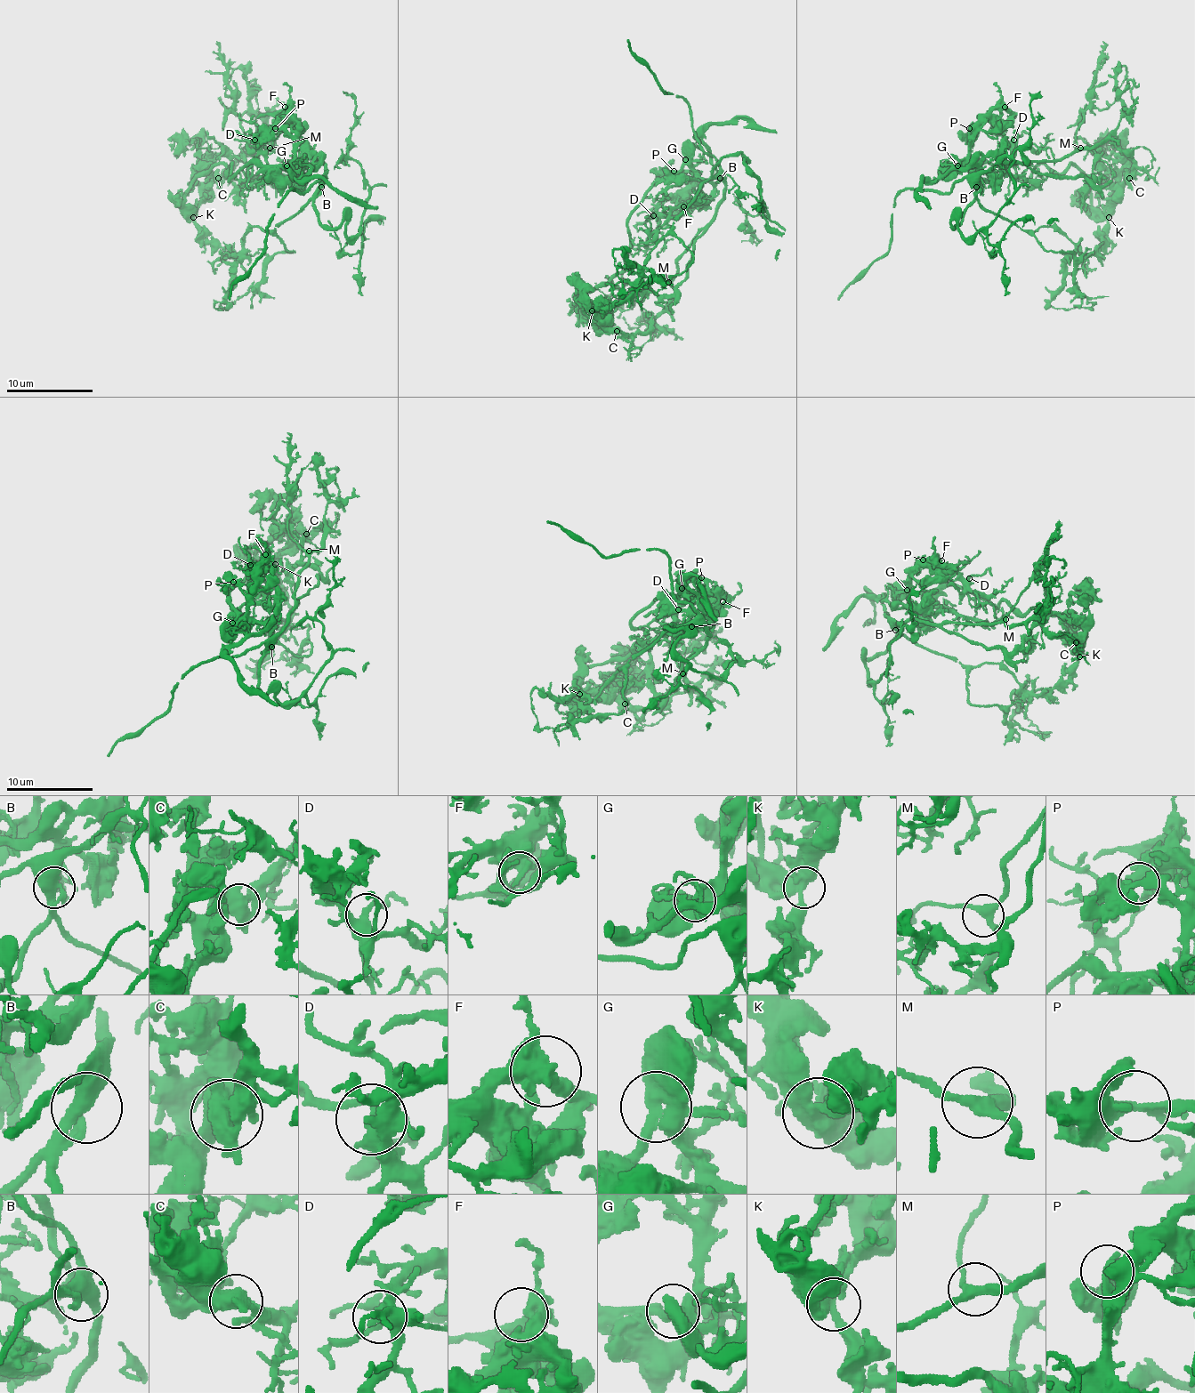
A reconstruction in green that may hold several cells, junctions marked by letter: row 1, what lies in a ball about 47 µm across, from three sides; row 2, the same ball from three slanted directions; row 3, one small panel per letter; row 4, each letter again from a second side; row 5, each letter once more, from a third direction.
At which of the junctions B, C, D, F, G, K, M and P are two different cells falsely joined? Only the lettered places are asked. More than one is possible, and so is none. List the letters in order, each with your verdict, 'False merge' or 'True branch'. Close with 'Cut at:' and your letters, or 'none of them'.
B: True branch
C: False merge
D: True branch
F: True branch
G: True branch
K: True branch
M: True branch
P: True branch
Cut at: C

